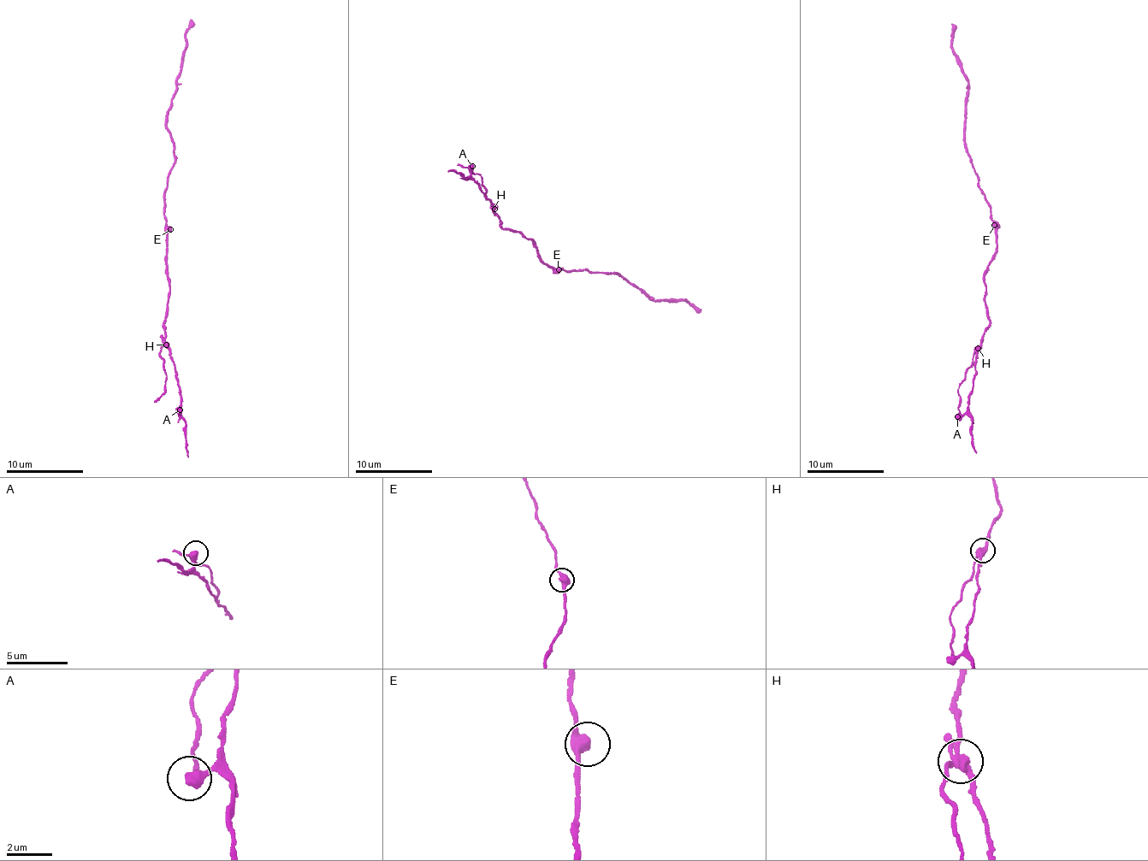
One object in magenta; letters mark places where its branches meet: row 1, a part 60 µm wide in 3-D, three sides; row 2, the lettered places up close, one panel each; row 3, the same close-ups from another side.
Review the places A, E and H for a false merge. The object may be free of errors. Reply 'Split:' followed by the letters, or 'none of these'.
Split: H

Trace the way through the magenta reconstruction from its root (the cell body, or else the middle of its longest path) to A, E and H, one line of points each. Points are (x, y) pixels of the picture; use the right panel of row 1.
A: (996, 244), (995, 259), (984, 272), (990, 327), (981, 337), (981, 348), (977, 353), (968, 409), (957, 416)
E: (996, 244), (994, 225)
H: (996, 244), (995, 259), (989, 262), (984, 272), (985, 308), (990, 327), (984, 333), (979, 348)

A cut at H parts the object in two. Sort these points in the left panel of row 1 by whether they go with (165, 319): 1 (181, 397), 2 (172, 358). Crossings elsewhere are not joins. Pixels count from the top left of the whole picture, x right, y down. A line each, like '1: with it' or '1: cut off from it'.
1: with it
2: with it

